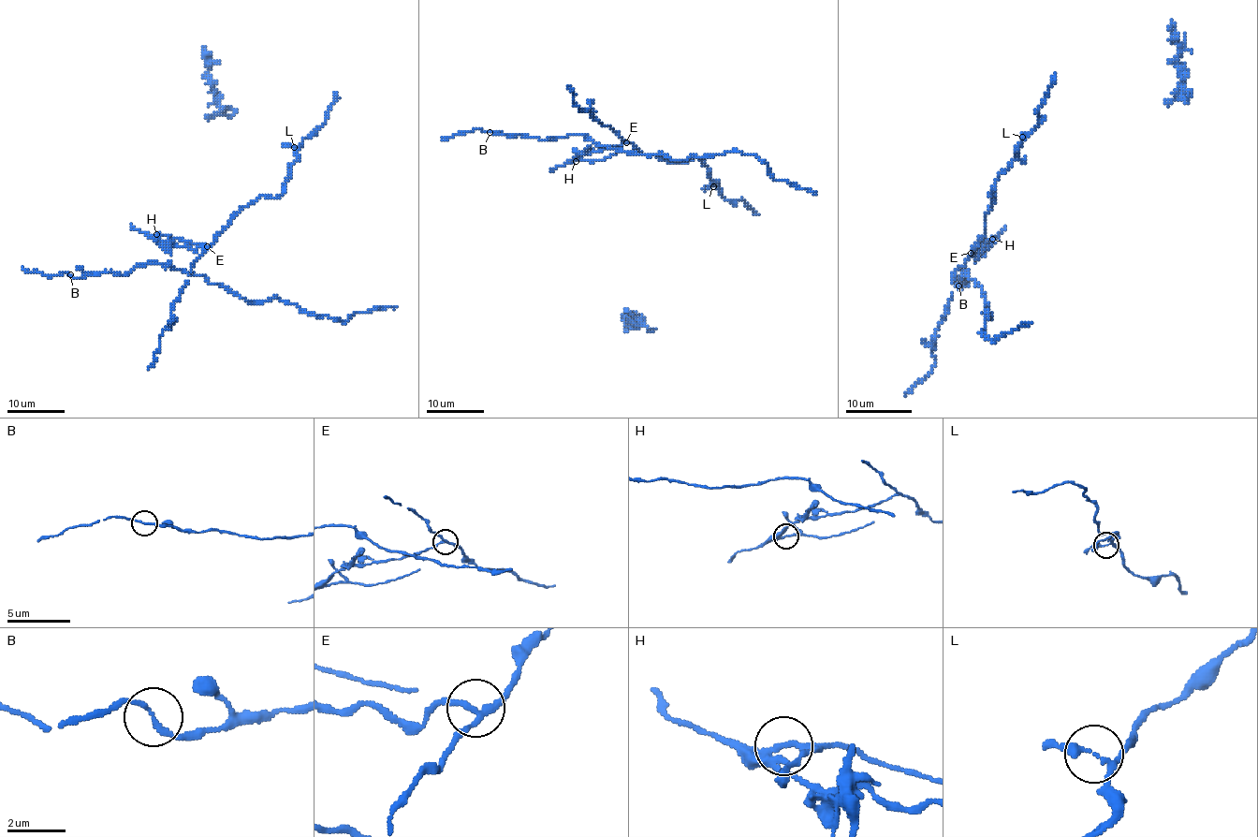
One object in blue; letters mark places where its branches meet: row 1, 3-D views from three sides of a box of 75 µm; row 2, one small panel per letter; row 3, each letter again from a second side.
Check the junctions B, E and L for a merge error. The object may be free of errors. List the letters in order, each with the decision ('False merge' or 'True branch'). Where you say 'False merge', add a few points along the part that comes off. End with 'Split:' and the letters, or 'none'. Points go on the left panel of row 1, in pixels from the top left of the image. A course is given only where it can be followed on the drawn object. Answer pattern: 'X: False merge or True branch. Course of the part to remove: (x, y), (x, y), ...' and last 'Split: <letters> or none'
B: True branch
E: False merge. Course of the part to remove: (208, 246), (176, 247), (171, 243), (162, 243), (159, 237), (170, 234), (196, 243)
L: True branch
Split: E

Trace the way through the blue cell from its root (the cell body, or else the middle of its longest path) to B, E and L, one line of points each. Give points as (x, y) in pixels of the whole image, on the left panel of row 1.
B: (222, 231), (209, 246), (171, 243), (166, 266), (149, 261), (124, 274), (70, 274)
E: (222, 231), (208, 246)
L: (222, 231), (241, 209), (262, 196), (277, 198), (284, 192), (289, 179), (289, 168), (298, 158), (293, 147)

